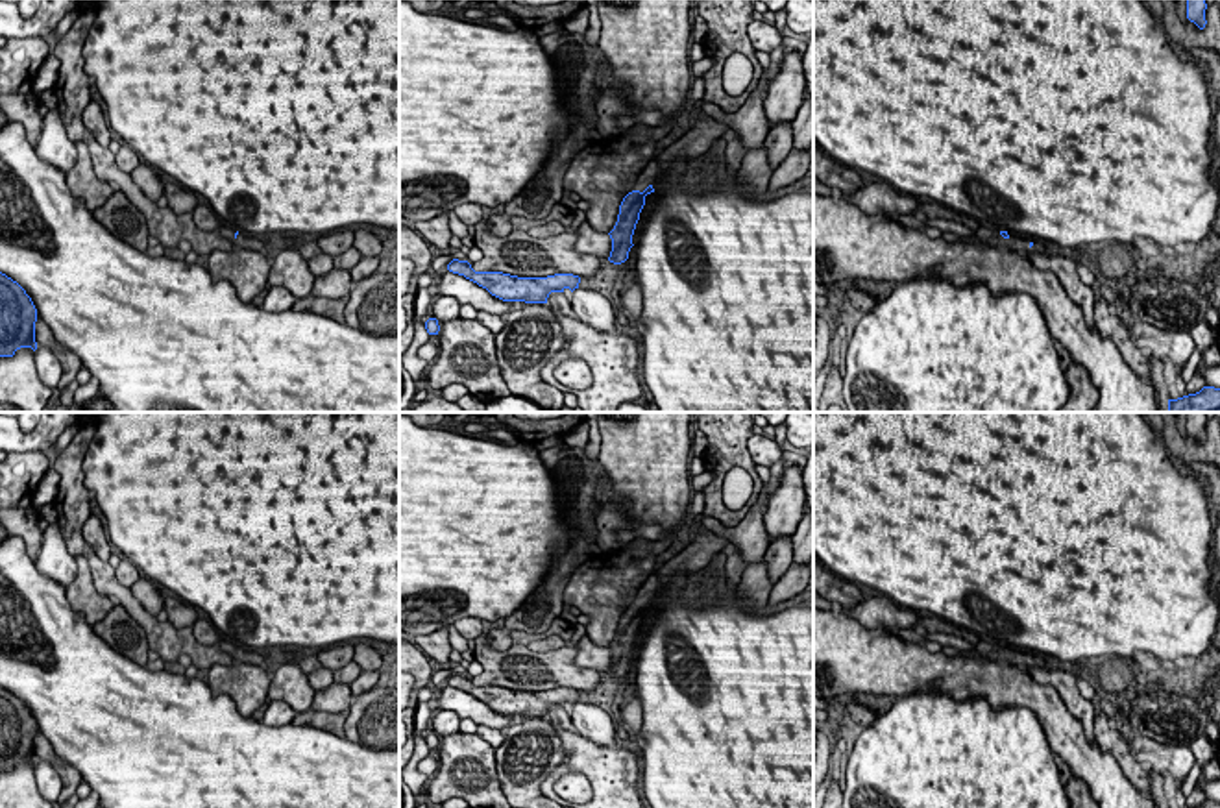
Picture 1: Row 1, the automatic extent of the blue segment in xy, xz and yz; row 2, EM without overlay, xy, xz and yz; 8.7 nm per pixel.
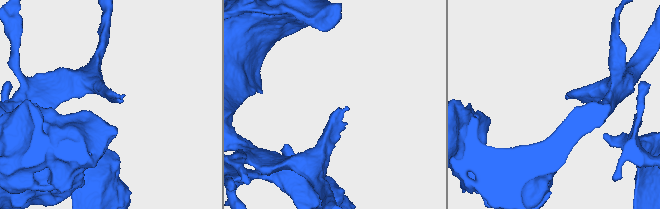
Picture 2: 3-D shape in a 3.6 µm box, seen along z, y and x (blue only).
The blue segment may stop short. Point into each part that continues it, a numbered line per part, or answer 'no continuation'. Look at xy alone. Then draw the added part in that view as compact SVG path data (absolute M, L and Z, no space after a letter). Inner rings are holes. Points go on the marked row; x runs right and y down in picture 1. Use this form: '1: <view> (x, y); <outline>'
1: xy (243, 239); M238 231L237 239L233 240L233 246L264 251L264 244L261 242L261 239L257 235L248 235L248 233L240 233L240 231Z

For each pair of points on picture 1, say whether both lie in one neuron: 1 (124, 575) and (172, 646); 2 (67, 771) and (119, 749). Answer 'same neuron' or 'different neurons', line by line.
1: different neurons
2: different neurons

